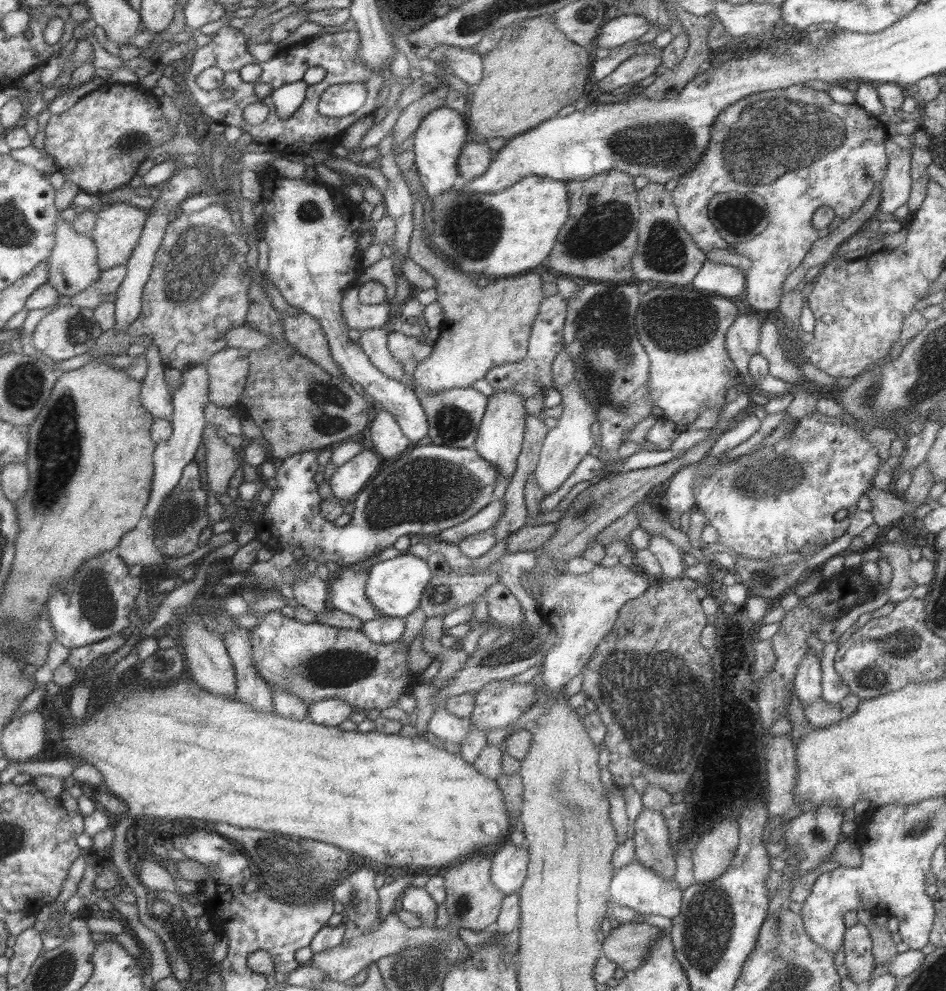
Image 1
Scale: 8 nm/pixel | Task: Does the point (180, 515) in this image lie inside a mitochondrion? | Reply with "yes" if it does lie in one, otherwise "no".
yes

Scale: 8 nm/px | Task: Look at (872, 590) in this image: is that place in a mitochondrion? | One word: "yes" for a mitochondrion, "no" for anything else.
no

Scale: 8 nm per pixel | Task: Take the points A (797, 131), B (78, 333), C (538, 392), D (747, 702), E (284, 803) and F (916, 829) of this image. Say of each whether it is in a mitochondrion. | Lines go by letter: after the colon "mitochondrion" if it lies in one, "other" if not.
A: mitochondrion
B: mitochondrion
C: other
D: other
E: other
F: mitochondrion

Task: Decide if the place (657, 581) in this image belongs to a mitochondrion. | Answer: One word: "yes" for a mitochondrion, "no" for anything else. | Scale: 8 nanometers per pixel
no

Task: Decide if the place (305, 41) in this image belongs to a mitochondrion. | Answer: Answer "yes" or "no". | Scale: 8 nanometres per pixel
no

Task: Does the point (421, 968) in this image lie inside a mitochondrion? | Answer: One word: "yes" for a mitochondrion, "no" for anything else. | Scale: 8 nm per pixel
yes

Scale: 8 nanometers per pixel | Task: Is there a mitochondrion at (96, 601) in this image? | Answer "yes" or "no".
yes

